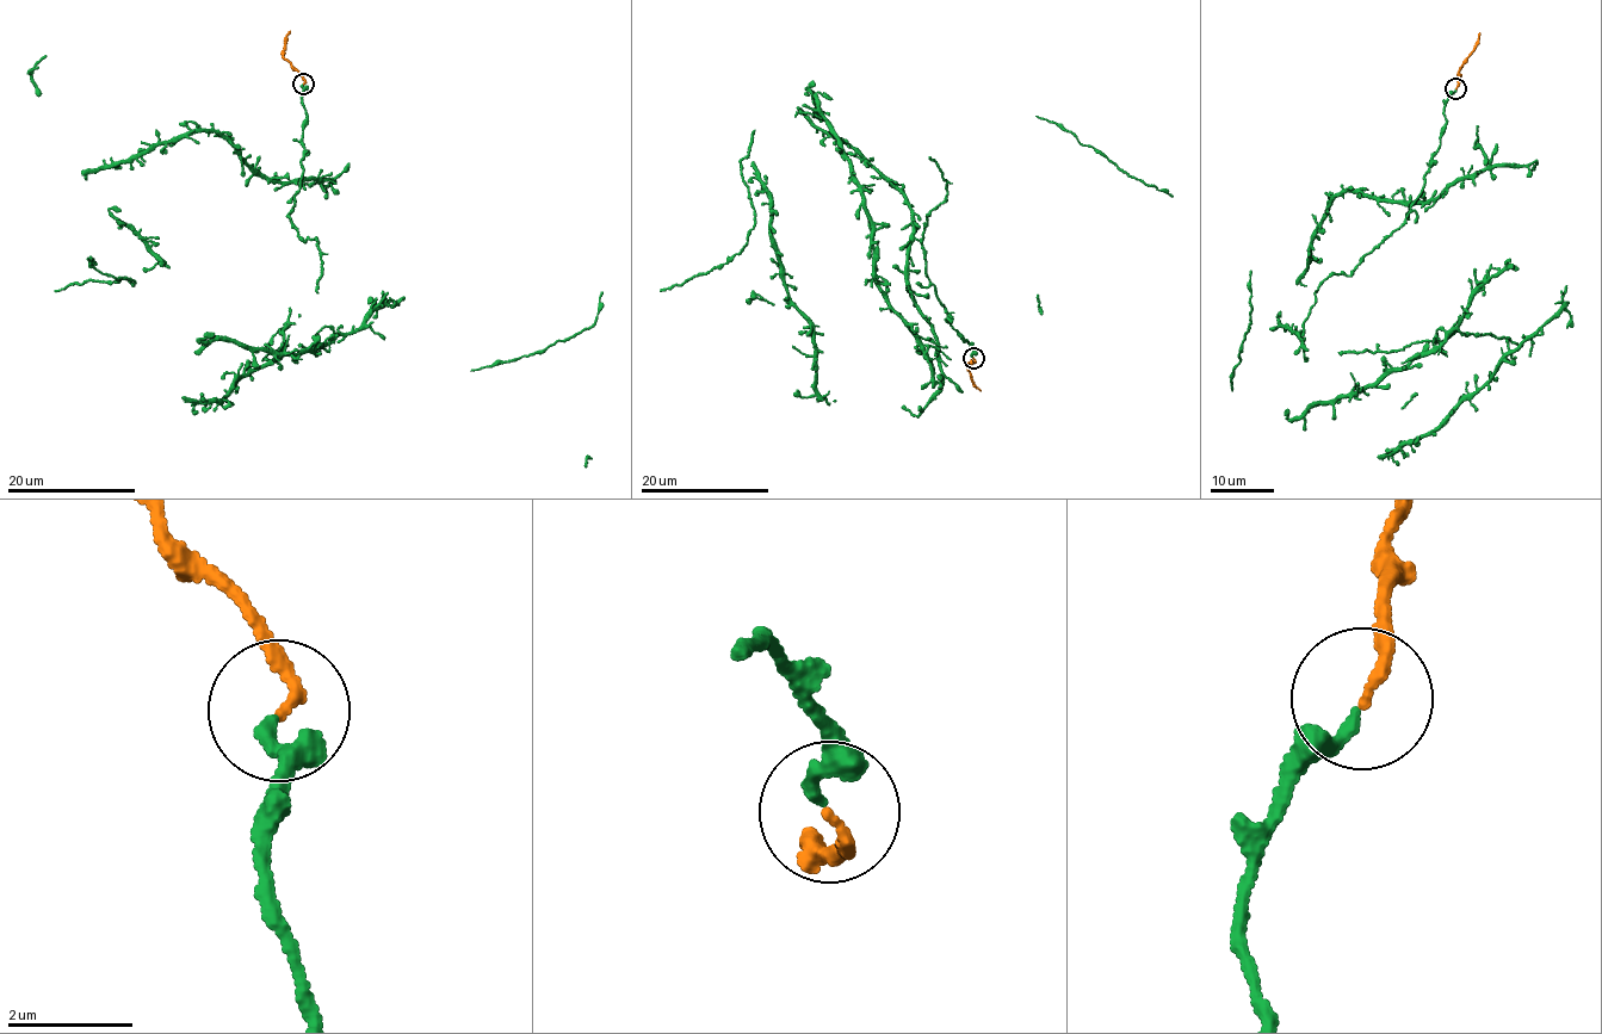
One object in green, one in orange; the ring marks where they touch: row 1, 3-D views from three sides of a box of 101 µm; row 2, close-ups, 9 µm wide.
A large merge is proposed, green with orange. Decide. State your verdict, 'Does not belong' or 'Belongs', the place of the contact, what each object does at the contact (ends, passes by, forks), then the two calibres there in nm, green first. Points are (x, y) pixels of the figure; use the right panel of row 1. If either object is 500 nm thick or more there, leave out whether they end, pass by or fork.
Belongs. Place: (1455, 88). At the ring green ends. At the ring orange ends. Thickness 200 nm (green) against 160 nm

